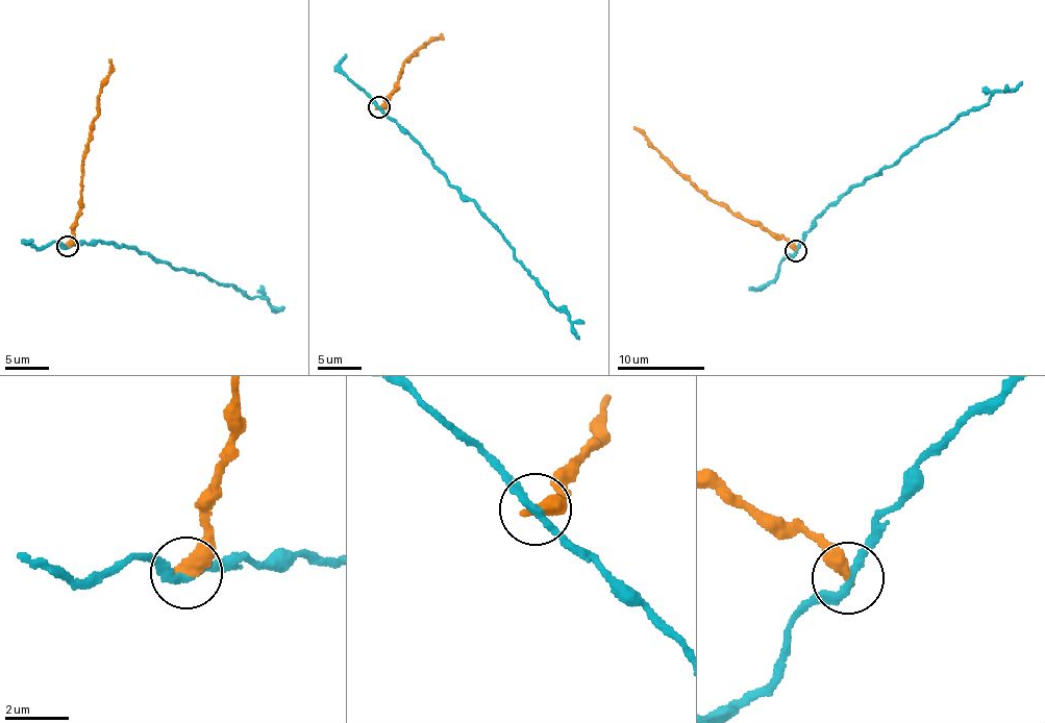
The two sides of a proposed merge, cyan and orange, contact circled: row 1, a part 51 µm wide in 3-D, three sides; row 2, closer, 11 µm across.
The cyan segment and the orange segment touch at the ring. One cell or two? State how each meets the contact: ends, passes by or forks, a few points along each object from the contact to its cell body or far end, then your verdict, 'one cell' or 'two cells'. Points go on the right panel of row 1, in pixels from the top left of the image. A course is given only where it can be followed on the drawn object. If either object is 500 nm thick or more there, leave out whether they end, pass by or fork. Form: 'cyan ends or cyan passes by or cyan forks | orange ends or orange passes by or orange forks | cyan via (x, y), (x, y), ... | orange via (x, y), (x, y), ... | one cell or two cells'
cyan passes by | orange ends | cyan via (795, 250), (817, 218), (854, 187), (899, 161), (921, 141), (977, 110), (996, 92), (1013, 91), (1021, 81) | orange via (795, 250), (784, 238), (775, 239), (700, 193), (635, 127) | two cells

